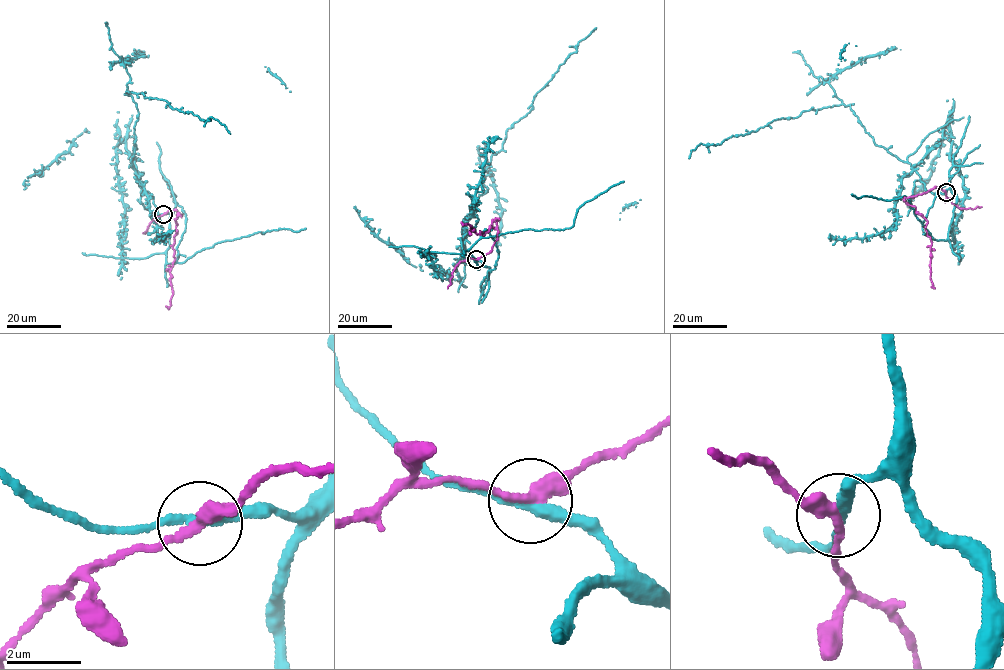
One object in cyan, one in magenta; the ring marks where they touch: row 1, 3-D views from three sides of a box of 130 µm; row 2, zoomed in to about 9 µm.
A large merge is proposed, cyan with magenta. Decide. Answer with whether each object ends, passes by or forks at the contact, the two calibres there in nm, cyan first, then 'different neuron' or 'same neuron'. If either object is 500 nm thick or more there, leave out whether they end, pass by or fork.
cyan passes by; magenta passes by; 280 nm thick on the cyan side, 340 nm on the other; different neuron

